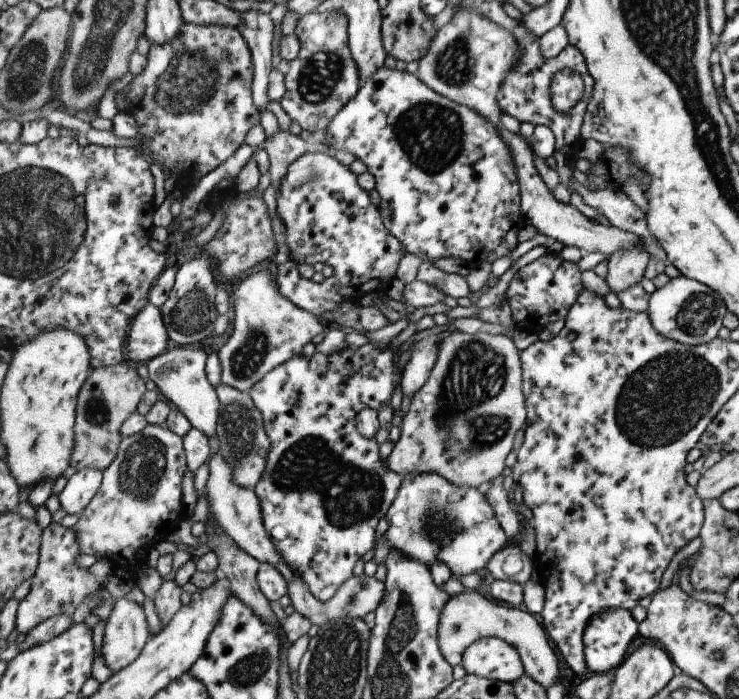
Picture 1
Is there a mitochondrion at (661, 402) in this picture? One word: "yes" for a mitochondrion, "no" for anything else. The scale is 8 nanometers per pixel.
yes

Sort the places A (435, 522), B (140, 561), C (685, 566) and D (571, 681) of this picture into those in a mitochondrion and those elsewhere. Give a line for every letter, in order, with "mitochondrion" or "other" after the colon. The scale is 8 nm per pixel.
A: mitochondrion
B: other
C: other
D: other

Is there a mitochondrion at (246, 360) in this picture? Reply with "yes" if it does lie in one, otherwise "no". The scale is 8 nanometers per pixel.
yes

